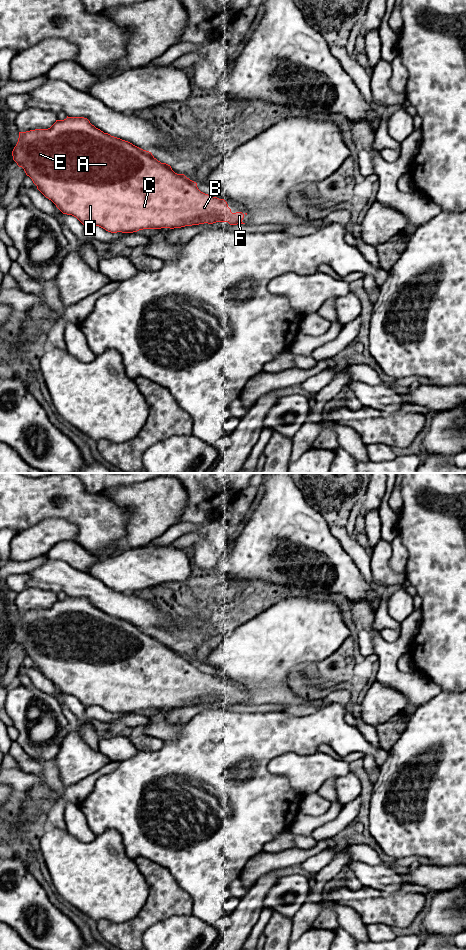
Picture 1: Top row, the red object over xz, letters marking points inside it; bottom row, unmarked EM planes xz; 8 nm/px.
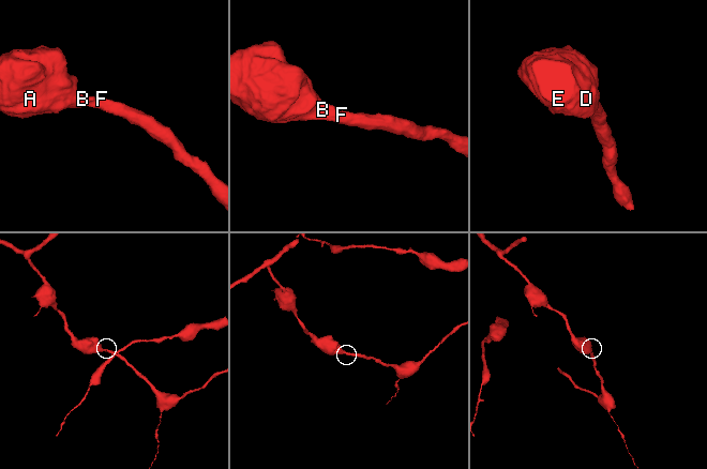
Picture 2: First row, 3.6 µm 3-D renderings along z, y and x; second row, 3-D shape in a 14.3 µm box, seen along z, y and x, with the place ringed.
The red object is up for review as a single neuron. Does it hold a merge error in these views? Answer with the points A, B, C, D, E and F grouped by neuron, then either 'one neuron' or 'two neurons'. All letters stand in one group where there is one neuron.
A B C D E F; one neuron

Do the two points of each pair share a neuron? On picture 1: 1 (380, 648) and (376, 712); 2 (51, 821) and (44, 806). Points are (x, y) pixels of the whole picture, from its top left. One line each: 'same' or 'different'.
1: different
2: different

